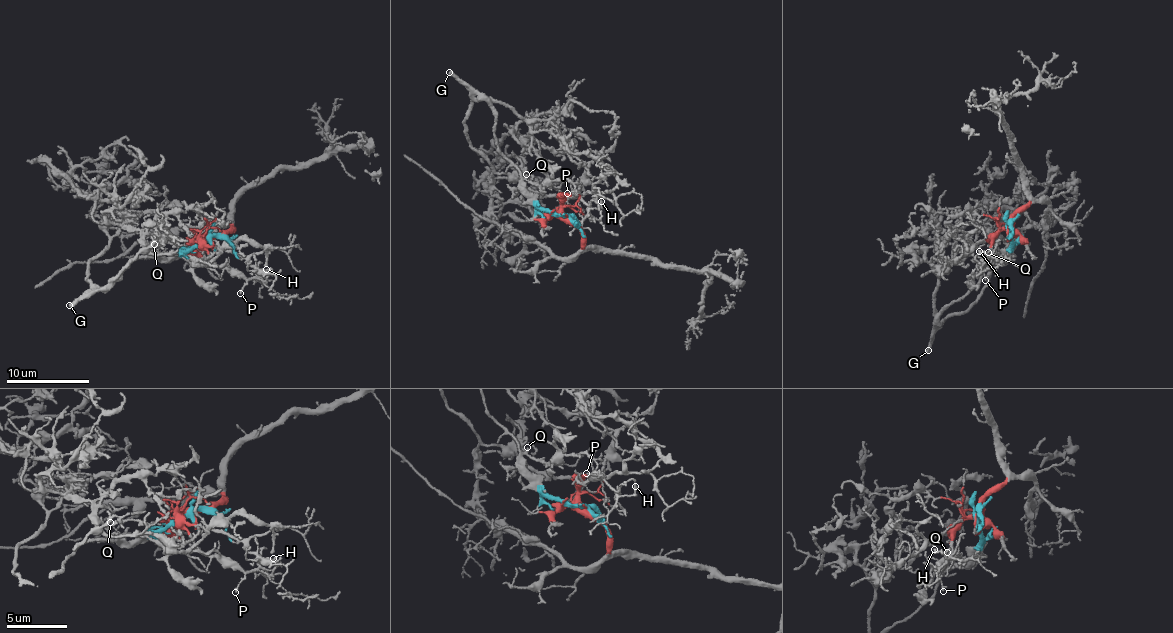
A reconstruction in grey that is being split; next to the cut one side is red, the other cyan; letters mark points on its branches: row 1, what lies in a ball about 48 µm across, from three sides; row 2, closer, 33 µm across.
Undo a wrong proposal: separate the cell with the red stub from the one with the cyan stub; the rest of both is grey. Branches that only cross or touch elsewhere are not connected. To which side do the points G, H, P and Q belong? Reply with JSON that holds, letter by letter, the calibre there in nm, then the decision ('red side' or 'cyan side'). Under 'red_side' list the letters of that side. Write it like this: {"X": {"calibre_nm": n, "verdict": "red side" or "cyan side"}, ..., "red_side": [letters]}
{"G": {"calibre_nm": 320, "verdict": "cyan side"}, "H": {"calibre_nm": 120, "verdict": "red side"}, "P": {"calibre_nm": 120, "verdict": "red side"}, "Q": {"calibre_nm": 130, "verdict": "cyan side"}, "red_side": ["H", "P"]}

